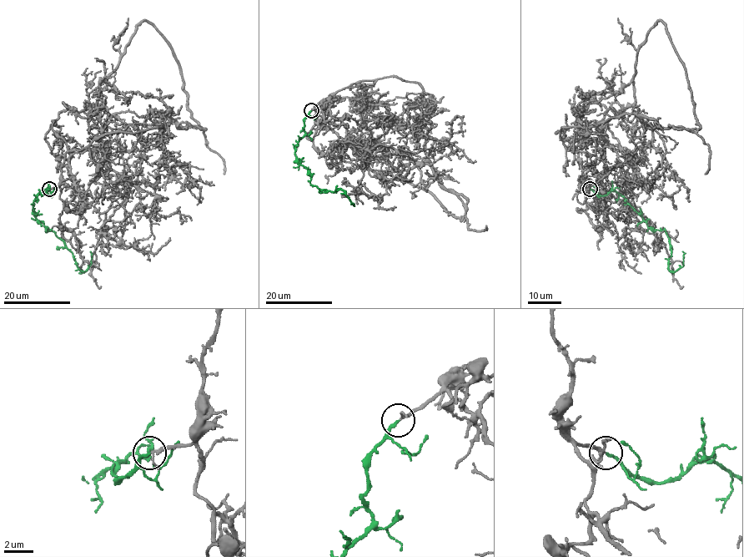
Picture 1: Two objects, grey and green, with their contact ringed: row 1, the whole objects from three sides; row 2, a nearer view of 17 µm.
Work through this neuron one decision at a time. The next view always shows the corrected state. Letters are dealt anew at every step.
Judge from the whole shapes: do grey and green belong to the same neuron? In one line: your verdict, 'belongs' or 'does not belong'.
belongs

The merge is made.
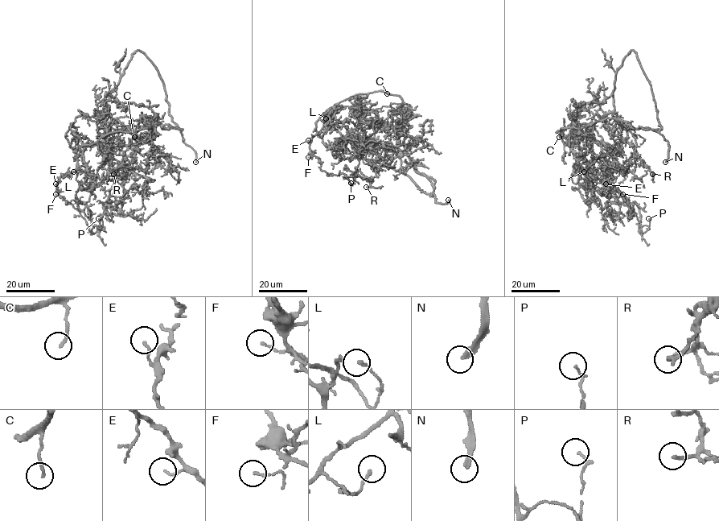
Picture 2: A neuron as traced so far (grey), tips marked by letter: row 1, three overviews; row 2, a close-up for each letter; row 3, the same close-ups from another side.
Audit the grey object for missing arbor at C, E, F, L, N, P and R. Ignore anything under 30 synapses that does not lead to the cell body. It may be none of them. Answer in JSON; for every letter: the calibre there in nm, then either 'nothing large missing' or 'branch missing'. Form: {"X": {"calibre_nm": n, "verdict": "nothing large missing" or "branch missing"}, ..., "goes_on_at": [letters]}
{"C": {"calibre_nm": 150, "verdict": "branch missing"}, "E": {"calibre_nm": 120, "verdict": "nothing large missing"}, "F": {"calibre_nm": 130, "verdict": "nothing large missing"}, "L": {"calibre_nm": 160, "verdict": "nothing large missing"}, "N": {"calibre_nm": 220, "verdict": "branch missing"}, "P": {"calibre_nm": 120, "verdict": "nothing large missing"}, "R": {"calibre_nm": 200, "verdict": "branch missing"}, "goes_on_at": ["C", "N", "R"]}

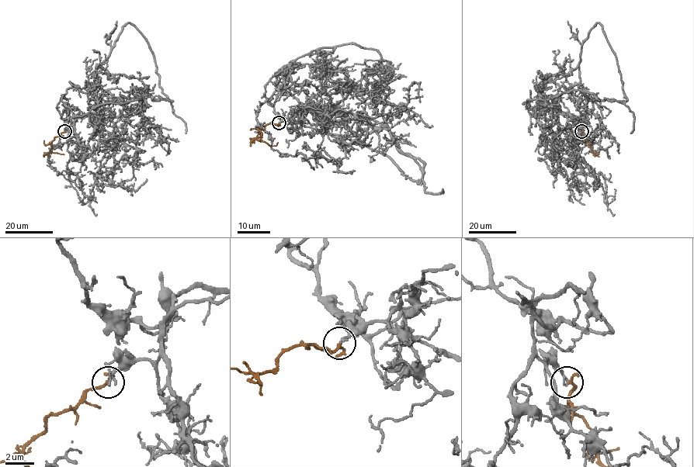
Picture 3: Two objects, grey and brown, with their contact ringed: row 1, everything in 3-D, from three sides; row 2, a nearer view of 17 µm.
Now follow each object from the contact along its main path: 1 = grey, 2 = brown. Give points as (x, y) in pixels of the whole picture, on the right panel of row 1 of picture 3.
1: (581, 131), (549, 95), (537, 114), (541, 140), (568, 147), (601, 173), (605, 202), (615, 199), (614, 188)
2: (581, 131), (594, 152), (598, 153), (596, 154)

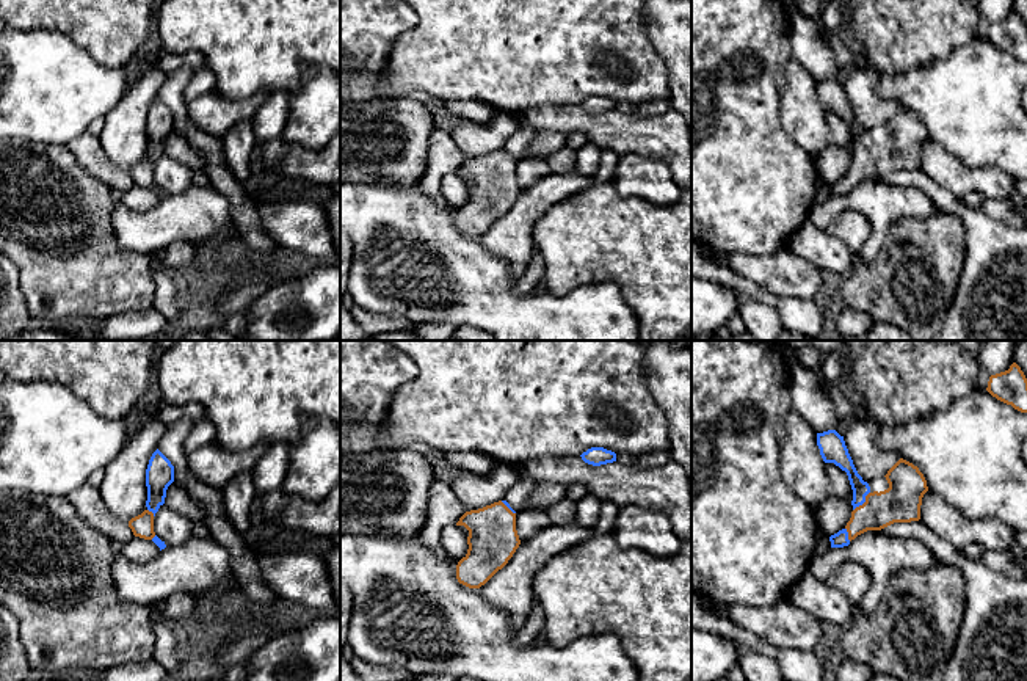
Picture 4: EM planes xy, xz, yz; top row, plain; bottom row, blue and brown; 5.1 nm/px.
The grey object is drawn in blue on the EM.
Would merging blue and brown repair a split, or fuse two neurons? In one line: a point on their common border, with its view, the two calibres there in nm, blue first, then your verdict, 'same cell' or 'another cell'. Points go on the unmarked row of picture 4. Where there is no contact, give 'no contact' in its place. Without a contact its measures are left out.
yz (863, 151) | 90/200 nm | same cell

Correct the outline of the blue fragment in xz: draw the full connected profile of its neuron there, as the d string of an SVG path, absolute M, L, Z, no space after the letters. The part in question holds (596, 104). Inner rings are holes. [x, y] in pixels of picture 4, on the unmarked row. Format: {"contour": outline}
{"contour": "M591 96L586 100L583 100L580 105L585 111L593 115L601 115L616 110L616 102L604 96Z"}

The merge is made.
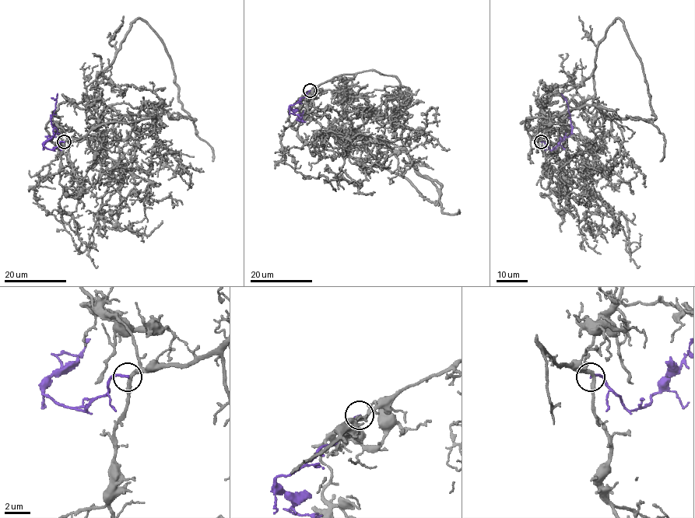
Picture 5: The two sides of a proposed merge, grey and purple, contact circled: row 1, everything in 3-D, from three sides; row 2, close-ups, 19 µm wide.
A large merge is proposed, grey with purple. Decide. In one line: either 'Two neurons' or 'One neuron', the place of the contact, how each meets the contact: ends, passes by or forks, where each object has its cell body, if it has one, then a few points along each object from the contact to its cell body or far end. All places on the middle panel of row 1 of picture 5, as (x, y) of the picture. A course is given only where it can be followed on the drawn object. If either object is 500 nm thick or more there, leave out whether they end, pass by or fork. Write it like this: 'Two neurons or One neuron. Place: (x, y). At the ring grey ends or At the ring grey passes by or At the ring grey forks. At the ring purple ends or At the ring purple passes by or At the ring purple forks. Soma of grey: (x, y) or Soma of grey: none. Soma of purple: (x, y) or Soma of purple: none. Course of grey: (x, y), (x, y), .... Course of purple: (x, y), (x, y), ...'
Two neurons. Place: (310, 90). At the ring grey passes by. At the ring purple ends. Soma of grey: none. Soma of purple: none. Course of grey: (310, 90), (292, 127), (308, 145), (316, 139), (348, 155), (366, 137), (342, 146), (359, 134), (408, 137). Course of purple: (310, 90), (289, 106), (300, 117), (300, 121), (296, 119), (301, 117), (303, 110)

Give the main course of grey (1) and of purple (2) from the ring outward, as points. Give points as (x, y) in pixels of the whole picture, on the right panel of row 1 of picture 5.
1: (541, 142), (555, 112), (592, 146), (606, 134), (585, 179), (602, 215), (584, 229), (592, 235), (587, 220)
2: (541, 142), (550, 149), (571, 133), (568, 106), (561, 93)

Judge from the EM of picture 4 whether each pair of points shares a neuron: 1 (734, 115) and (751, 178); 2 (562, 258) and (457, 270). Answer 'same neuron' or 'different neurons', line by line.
1: same neuron
2: different neurons

